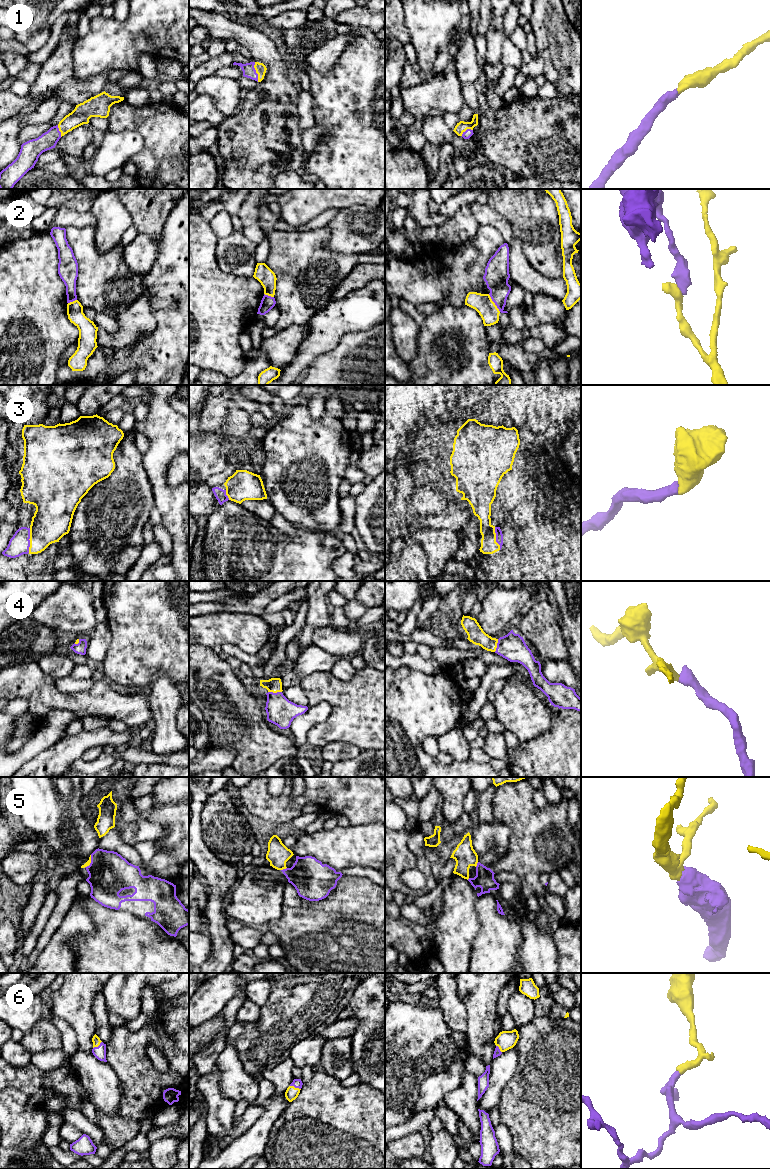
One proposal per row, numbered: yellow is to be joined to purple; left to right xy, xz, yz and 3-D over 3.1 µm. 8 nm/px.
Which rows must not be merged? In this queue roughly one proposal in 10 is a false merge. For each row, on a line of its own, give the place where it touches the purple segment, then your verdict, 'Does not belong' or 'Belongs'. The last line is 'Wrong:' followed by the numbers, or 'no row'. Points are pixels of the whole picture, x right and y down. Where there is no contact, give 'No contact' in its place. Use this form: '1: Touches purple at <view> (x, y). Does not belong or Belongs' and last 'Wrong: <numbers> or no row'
1: Touches purple at xz (255, 72). Belongs
2: Touches purple at yz (494, 302). Belongs
3: Touches purple at xy (29, 540). Belongs
4: Touches purple at xz (275, 693). Belongs
5: Touches purple at xz (283, 869). Belongs
6: Touches purple at xz (295, 1087). Belongs
Wrong: no row

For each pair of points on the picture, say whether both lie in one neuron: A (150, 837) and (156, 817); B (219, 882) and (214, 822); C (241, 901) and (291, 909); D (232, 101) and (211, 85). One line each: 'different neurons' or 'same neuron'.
A: different neurons
B: different neurons
C: different neurons
D: same neuron

